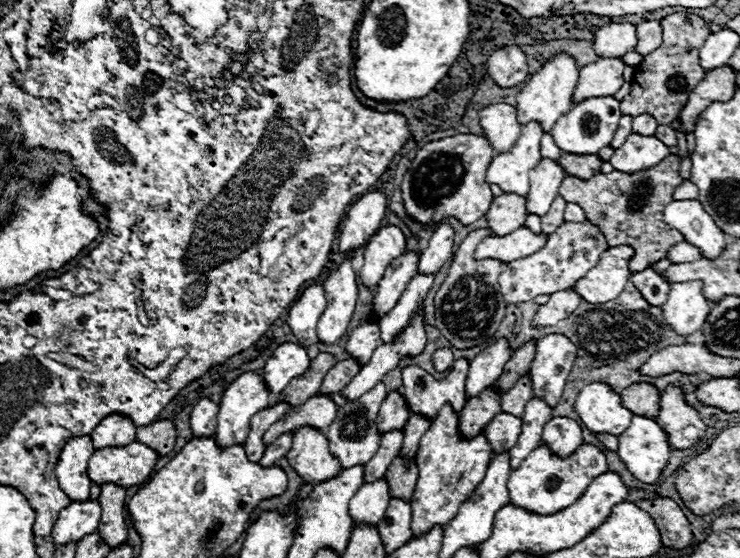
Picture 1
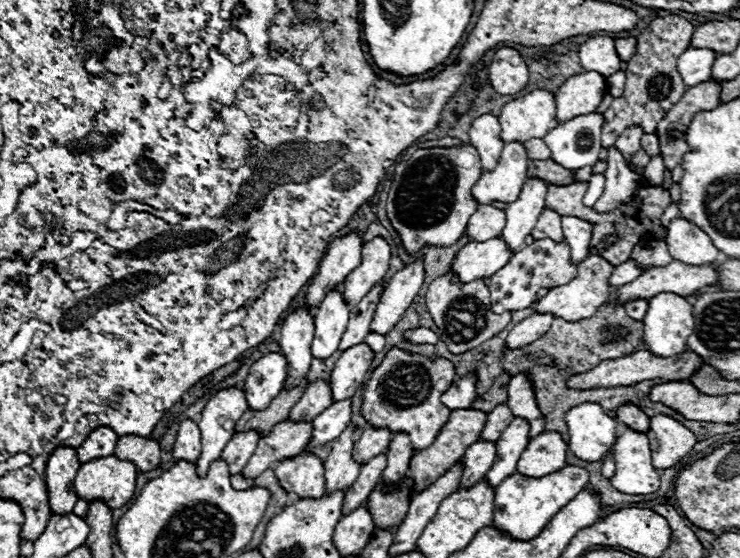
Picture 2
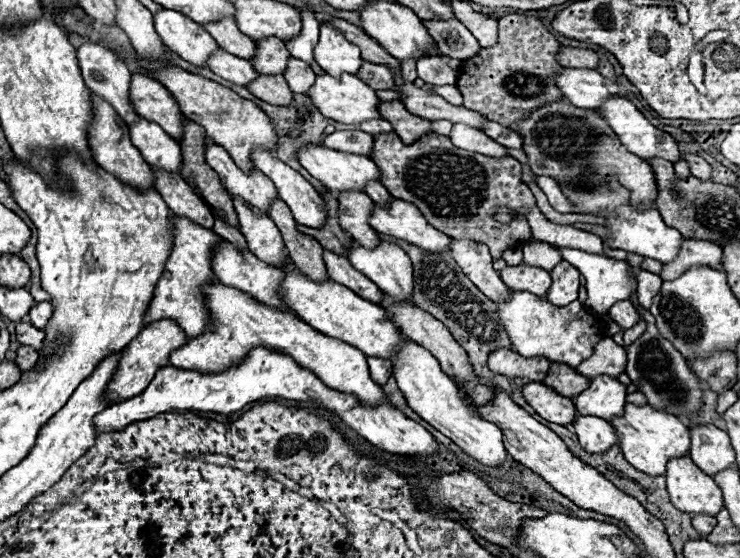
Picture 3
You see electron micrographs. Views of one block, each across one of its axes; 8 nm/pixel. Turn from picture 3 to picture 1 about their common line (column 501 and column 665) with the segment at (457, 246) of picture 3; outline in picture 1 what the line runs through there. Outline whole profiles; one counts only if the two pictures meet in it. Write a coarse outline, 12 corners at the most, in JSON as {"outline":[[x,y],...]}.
{"outline":[[646,268],[632,282],[650,304],[662,306],[670,282]]}

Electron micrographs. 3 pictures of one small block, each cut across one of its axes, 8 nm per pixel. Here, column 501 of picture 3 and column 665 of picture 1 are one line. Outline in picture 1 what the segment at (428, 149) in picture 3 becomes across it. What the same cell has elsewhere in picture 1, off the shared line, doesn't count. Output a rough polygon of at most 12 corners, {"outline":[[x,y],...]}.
{"outline":[[680,156],[640,172],[566,176],[608,244],[634,248],[632,272],[686,242],[662,220],[682,184]]}

